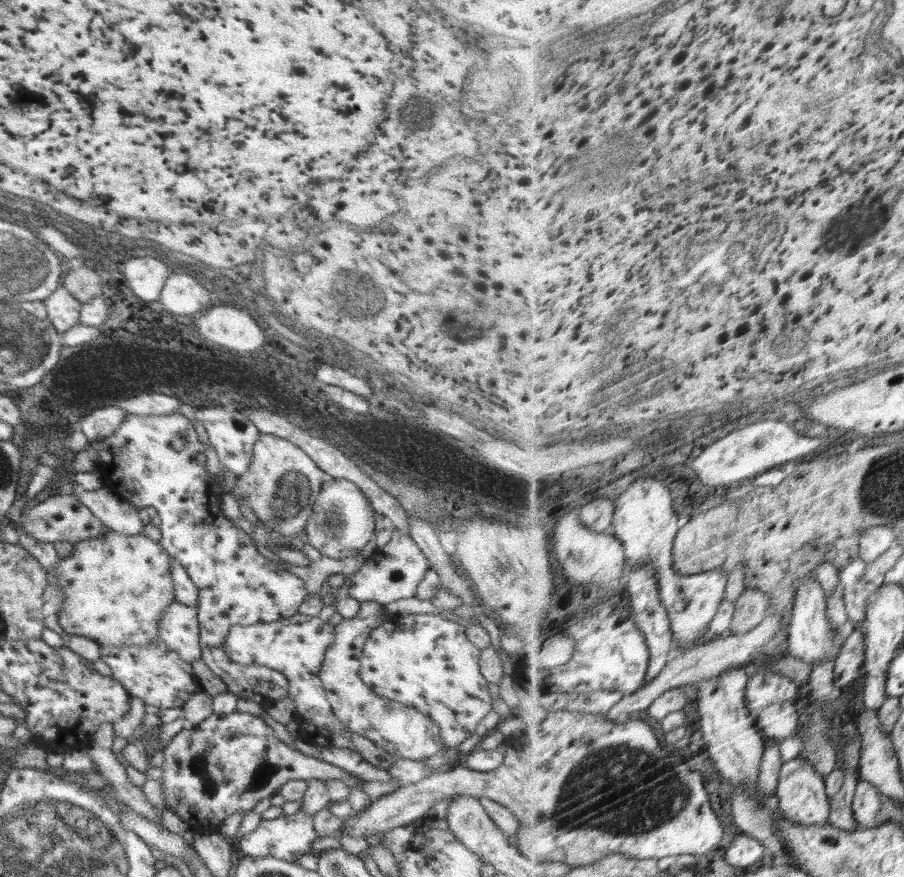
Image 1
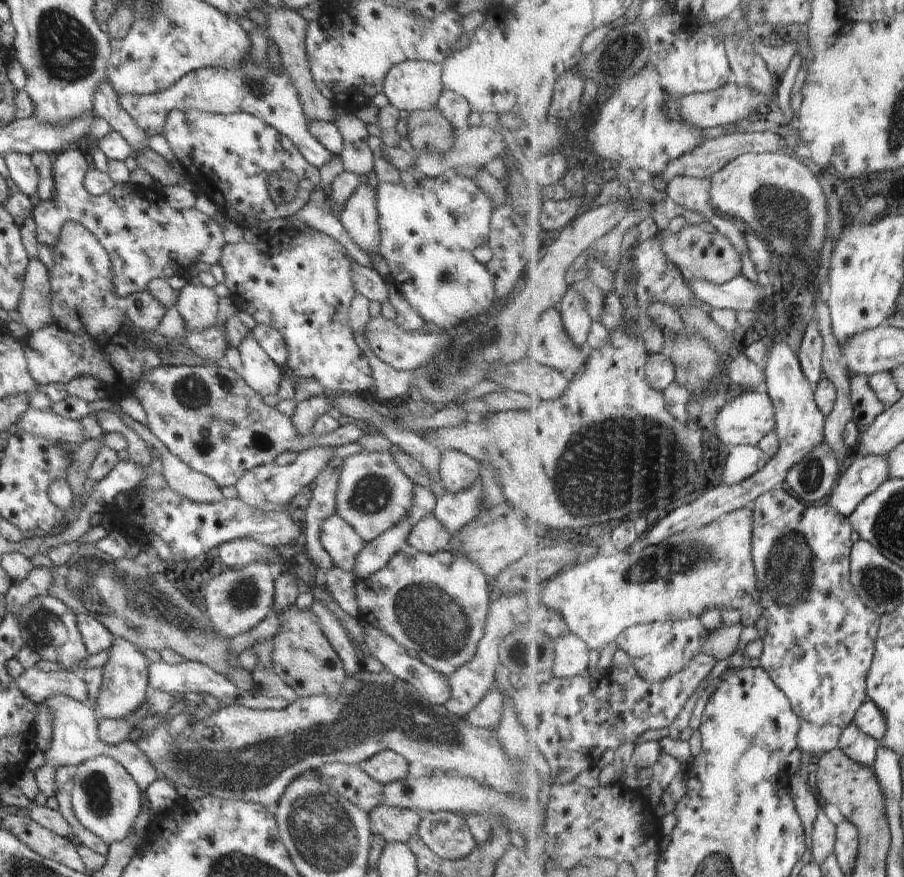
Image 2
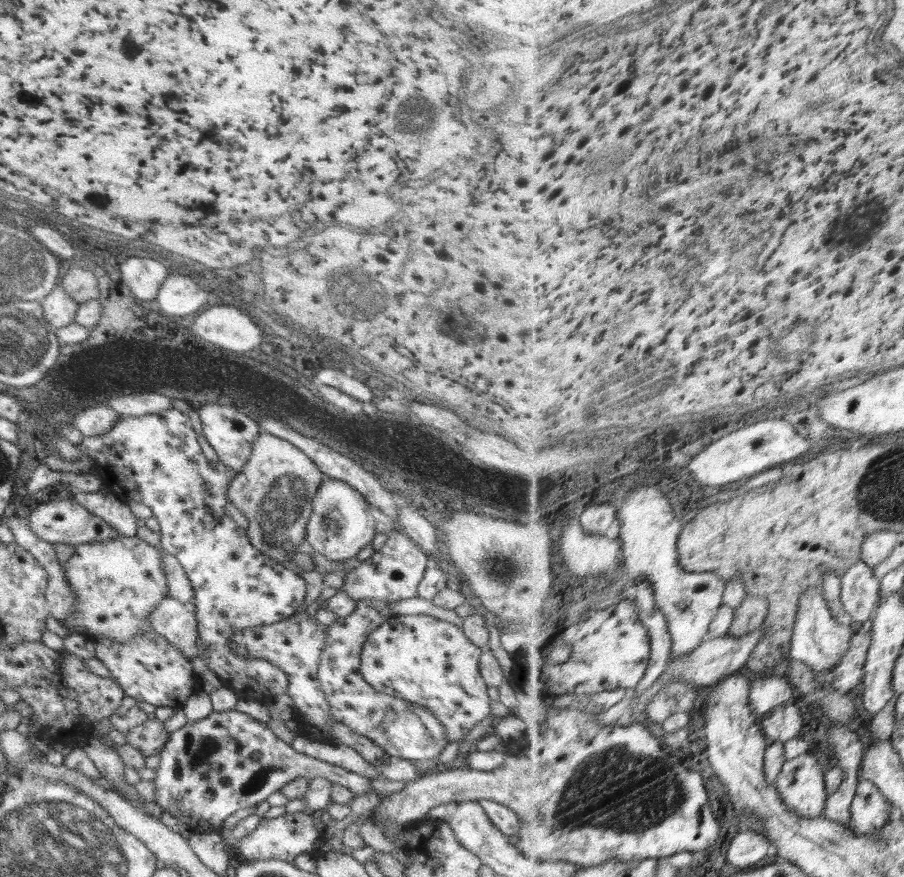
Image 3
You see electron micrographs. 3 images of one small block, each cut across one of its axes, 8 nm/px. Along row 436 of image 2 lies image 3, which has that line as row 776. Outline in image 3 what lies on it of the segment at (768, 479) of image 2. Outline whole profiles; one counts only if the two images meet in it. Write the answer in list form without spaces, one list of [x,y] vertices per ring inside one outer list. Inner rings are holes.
[[[807,753],[788,761],[776,786],[786,805],[802,814],[804,821],[825,816],[827,776],[818,755]]]

